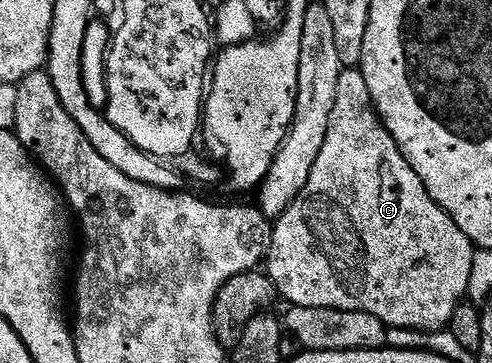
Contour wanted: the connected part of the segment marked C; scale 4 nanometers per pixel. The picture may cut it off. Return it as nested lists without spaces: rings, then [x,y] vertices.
[[[359,68],[341,69],[338,76],[338,96],[334,100],[334,112],[330,112],[330,128],[326,132],[326,144],[322,144],[322,152],[318,152],[318,160],[314,160],[310,180],[306,180],[306,188],[290,204],[285,214],[275,219],[272,228],[272,243],[268,245],[266,255],[266,273],[276,286],[276,293],[285,298],[292,306],[302,308],[334,308],[346,312],[366,312],[370,316],[378,316],[385,326],[393,330],[442,330],[449,325],[455,309],[465,301],[470,284],[470,268],[474,264],[476,250],[472,241],[454,224],[445,210],[426,192],[418,172],[406,160],[404,153],[398,148],[394,136],[384,126],[384,121],[376,113],[372,103],[370,88],[366,88],[366,76]]]

